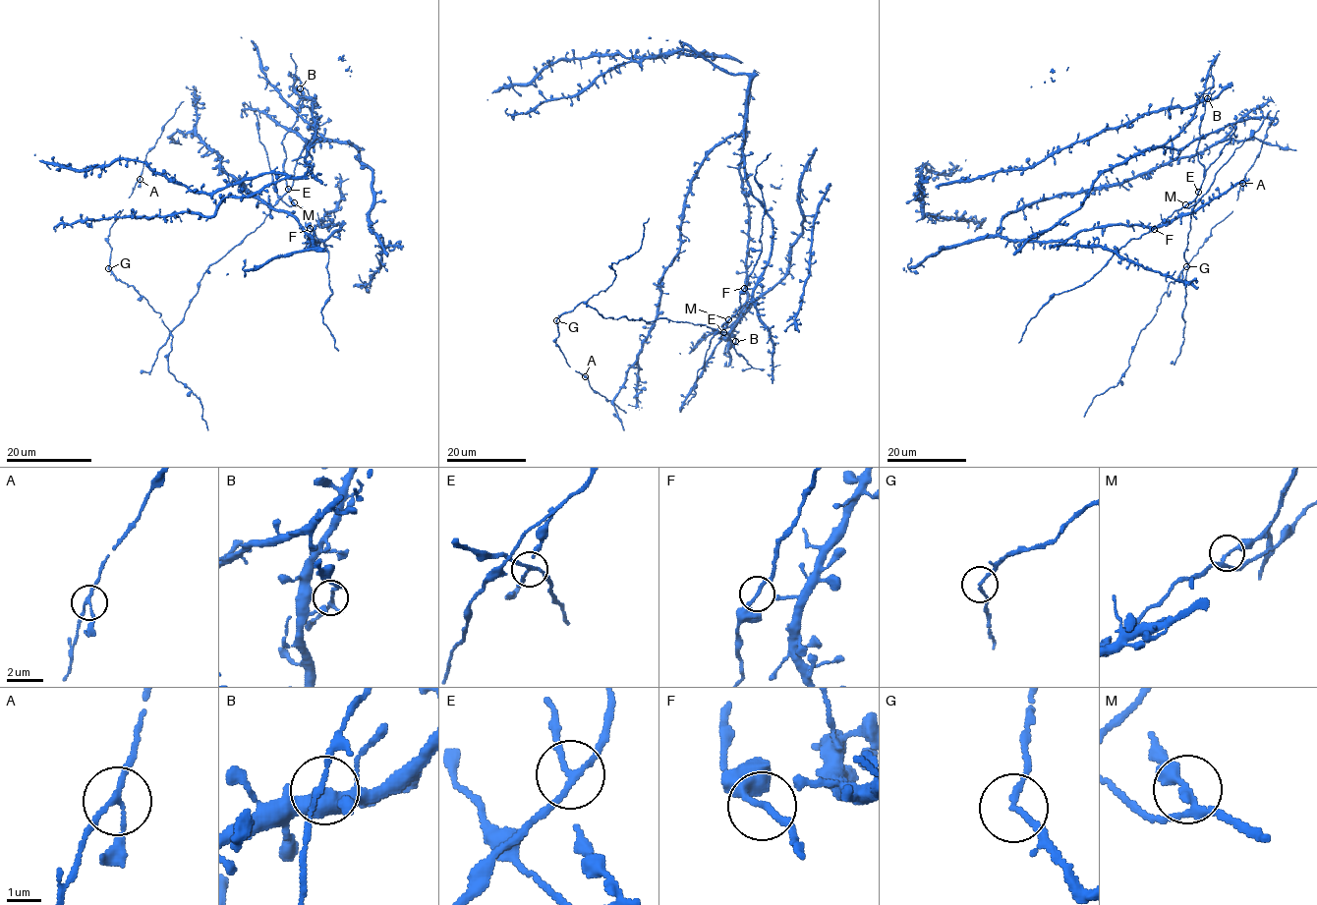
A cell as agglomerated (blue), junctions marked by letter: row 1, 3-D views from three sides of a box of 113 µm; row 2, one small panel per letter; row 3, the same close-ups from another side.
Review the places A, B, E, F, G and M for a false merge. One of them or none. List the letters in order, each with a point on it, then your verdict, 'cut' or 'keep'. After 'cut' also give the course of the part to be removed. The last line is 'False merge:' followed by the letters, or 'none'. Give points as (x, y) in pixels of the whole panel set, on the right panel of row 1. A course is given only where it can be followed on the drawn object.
A: at (1242, 183); keep
B: at (1207, 98); keep
E: at (1198, 192); cut; foreign part runs (1198, 192), (1184, 251), (1187, 264), (1183, 341), (1180, 353), (1171, 364)
F: at (1154, 229); keep
G: at (1186, 266); keep
M: at (1185, 204); keep
False merge: E

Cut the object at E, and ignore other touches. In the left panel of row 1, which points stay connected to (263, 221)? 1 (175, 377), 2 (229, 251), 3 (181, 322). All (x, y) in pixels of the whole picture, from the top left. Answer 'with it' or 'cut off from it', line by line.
1: cut off from it
2: with it
3: with it

